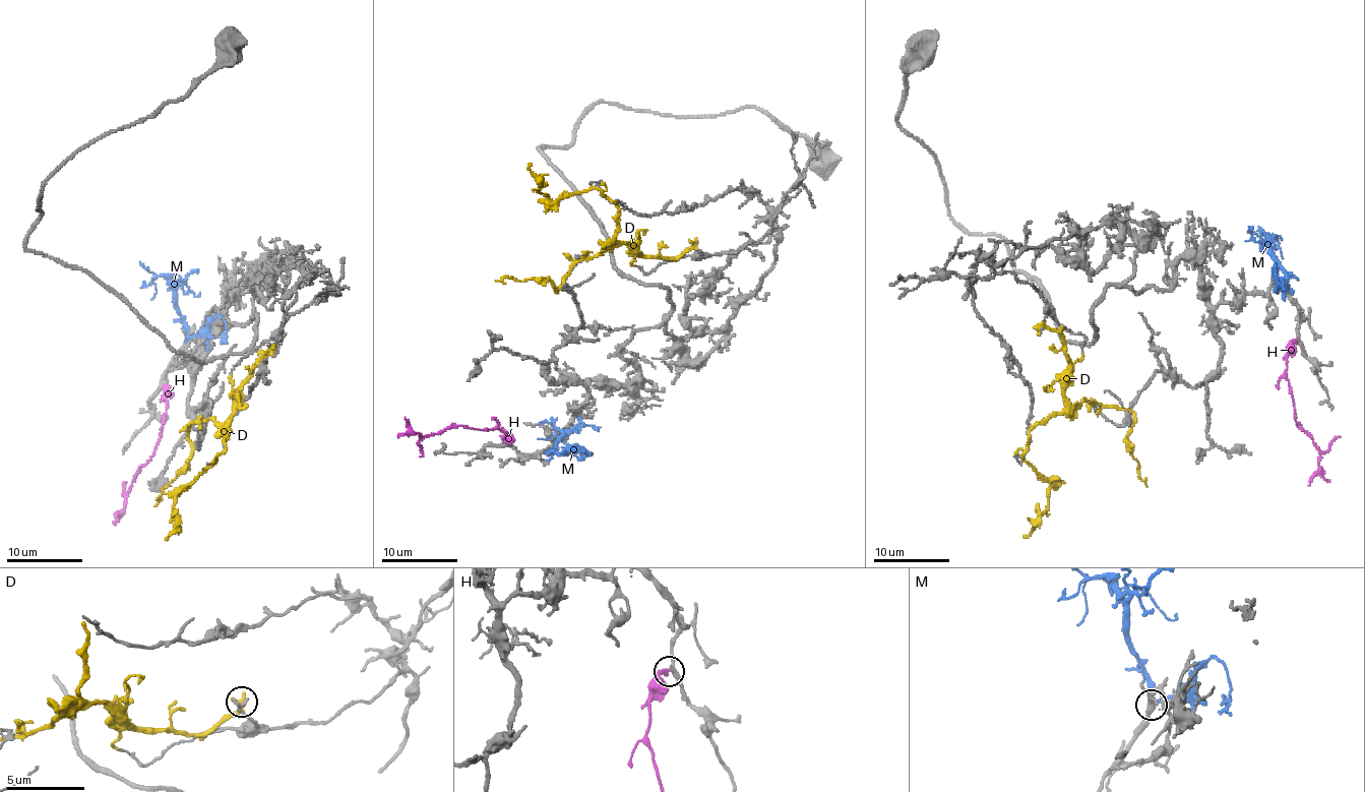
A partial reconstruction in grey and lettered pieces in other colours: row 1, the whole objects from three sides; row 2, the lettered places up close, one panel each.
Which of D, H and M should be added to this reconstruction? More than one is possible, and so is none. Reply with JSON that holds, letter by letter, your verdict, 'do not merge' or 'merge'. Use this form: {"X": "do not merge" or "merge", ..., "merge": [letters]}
{"D": "do not merge", "H": "merge", "M": "do not merge", "merge": ["H"]}

